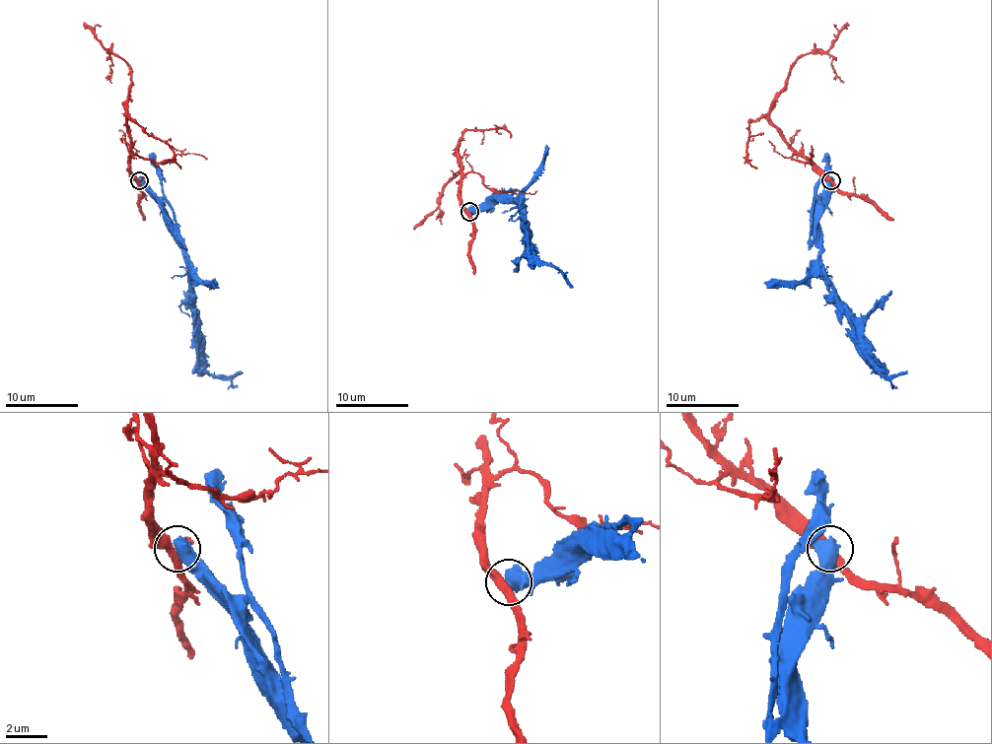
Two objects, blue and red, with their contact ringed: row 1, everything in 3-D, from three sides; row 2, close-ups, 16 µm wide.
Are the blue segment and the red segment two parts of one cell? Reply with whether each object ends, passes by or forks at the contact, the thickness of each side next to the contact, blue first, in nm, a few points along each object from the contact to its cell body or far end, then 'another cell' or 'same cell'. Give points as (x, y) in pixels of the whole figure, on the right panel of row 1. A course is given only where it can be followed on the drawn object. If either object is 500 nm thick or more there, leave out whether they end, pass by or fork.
calibres 700 and 380 nm; course blue (830, 179), (830, 194), (819, 207), (819, 255), (828, 298), (848, 317), (856, 350), (879, 372), (906, 372); course red (830, 179), (785, 140), (772, 124), (769, 105), (785, 84), (789, 68), (805, 53), (823, 53), (846, 23); another cell

